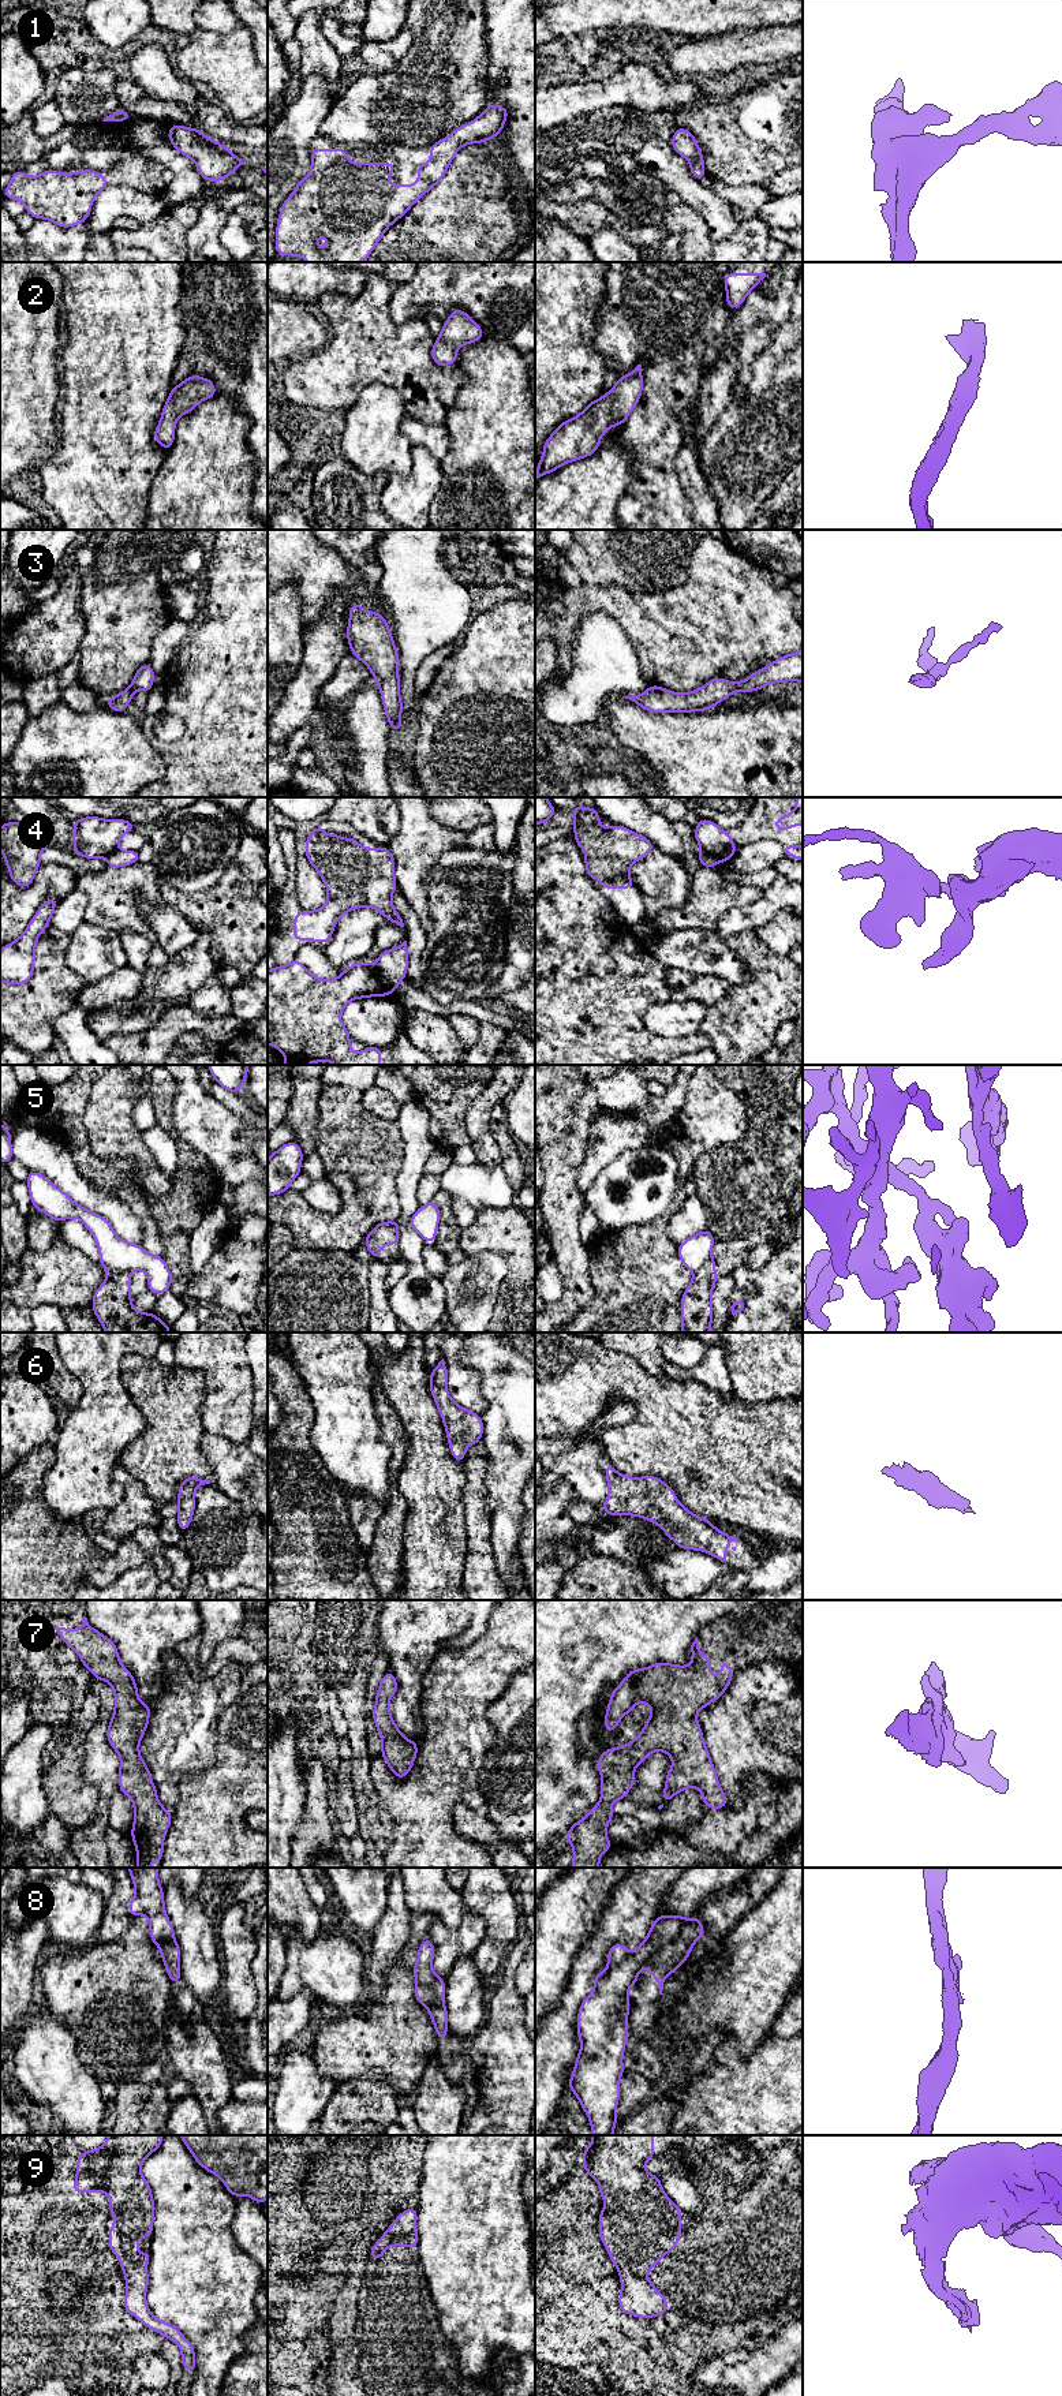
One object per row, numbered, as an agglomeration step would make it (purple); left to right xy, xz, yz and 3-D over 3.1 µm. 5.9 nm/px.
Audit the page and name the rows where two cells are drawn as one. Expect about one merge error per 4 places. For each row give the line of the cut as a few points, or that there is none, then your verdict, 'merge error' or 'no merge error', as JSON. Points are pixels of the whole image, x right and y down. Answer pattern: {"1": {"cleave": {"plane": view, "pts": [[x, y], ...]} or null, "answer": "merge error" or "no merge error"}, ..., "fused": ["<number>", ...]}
{"1": {"cleave": null, "answer": "no merge error"}, "2": {"cleave": null, "answer": "no merge error"}, "3": {"cleave": null, "answer": "no merge error"}, "4": {"cleave": {"plane": "xz", "pts": [[373, 965], [392, 991]]}, "answer": "merge error"}, "5": {"cleave": {"plane": "xy", "pts": [[105, 1267], [128, 1274]]}, "answer": "merge error"}, "6": {"cleave": null, "answer": "no merge error"}, "7": {"cleave": null, "answer": "no merge error"}, "8": {"cleave": {"plane": "yz", "pts": [[687, 1920], [681, 1931], [649, 1963]]}, "answer": "merge error"}, "9": {"cleave": null, "answer": "no merge error"}, "fused": ["4", "5", "8"]}

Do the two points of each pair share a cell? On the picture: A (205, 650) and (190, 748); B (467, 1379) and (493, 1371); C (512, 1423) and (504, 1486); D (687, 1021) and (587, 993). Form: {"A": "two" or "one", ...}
{"A": "one", "B": "two", "C": "one", "D": "two"}

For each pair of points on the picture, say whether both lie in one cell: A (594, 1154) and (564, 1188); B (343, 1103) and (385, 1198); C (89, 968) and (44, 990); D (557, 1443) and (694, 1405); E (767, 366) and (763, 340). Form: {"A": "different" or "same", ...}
{"A": "different", "B": "same", "C": "different", "D": "different", "E": "different"}

